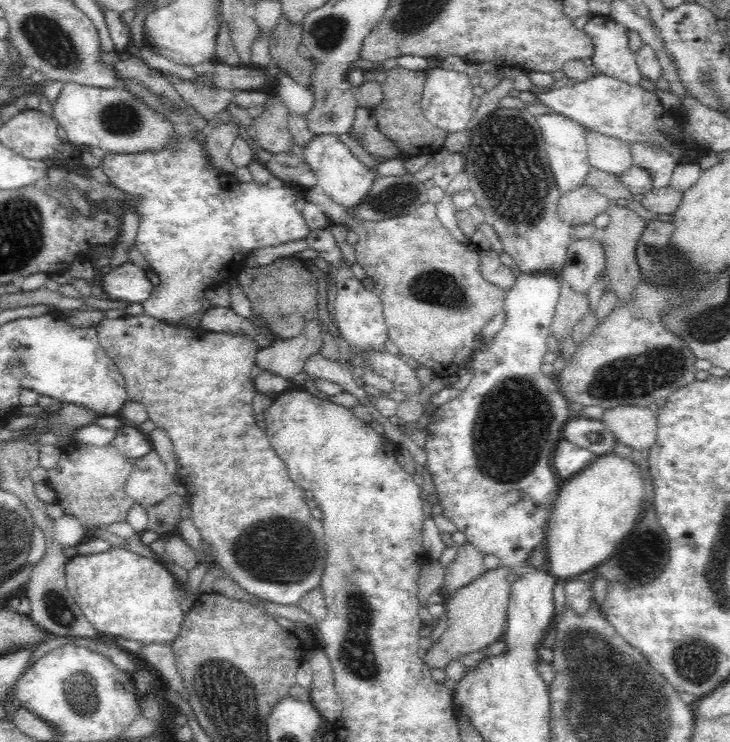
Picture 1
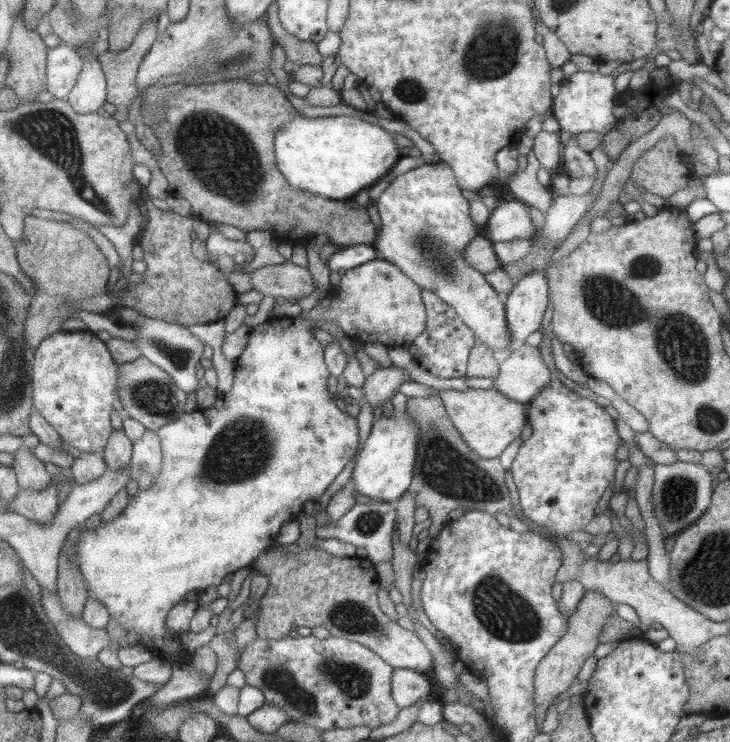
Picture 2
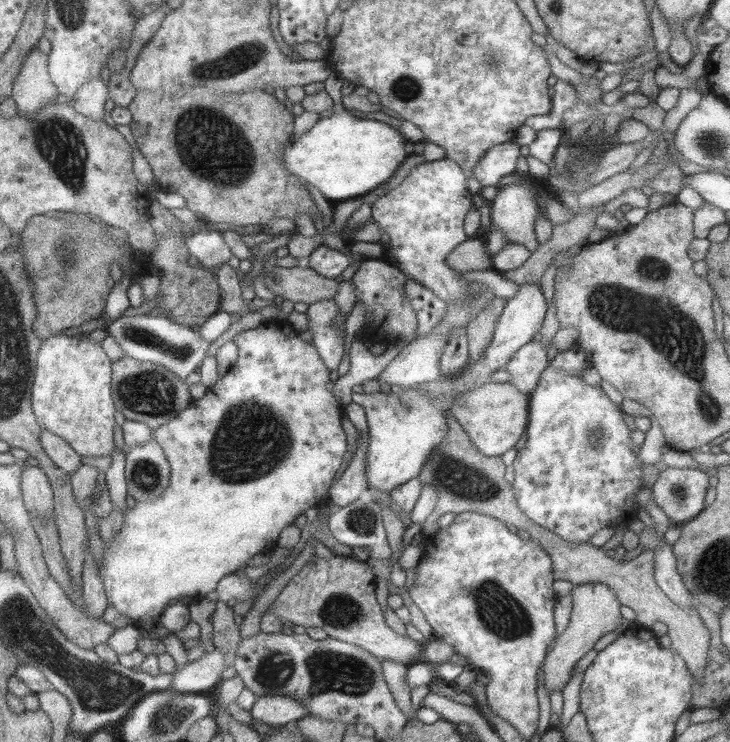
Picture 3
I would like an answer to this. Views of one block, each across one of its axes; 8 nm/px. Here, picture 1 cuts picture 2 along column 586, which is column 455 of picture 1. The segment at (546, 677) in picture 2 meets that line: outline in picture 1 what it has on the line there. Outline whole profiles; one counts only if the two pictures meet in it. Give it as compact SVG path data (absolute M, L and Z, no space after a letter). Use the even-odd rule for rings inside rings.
M500 564L496 569L484 571L477 579L474 579L470 584L456 589L447 600L444 601L445 610L447 611L448 620L444 634L440 638L440 641L426 650L424 654L424 662L430 668L441 668L447 671L449 668L447 664L456 659L464 658L470 653L478 653L482 648L485 648L489 644L500 640L503 635L507 622L507 606L510 598L510 581L506 579L506 576L510 574L506 565Z

